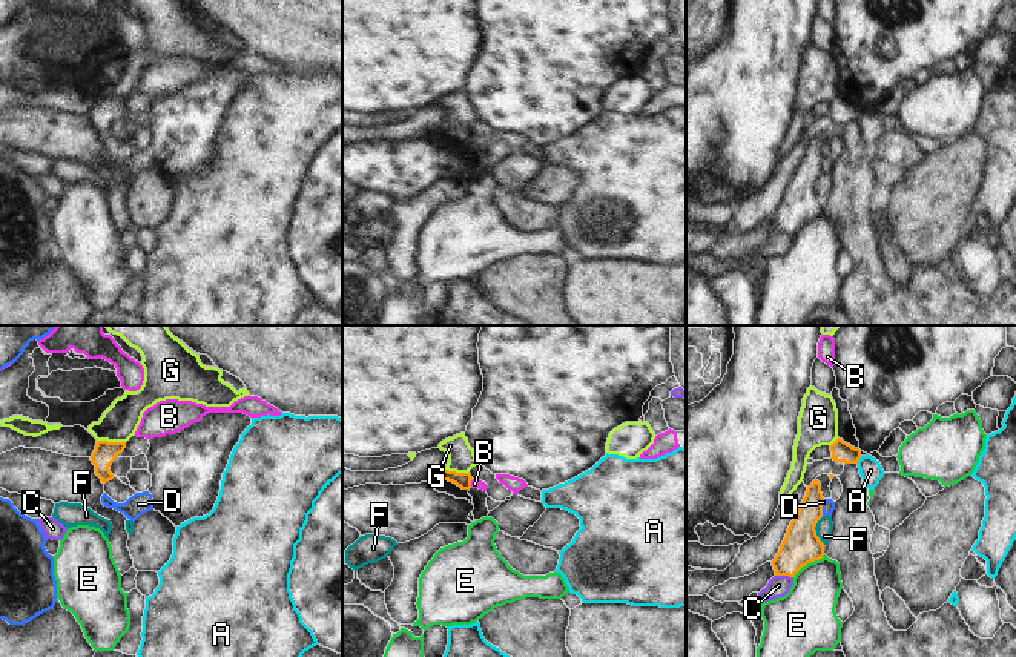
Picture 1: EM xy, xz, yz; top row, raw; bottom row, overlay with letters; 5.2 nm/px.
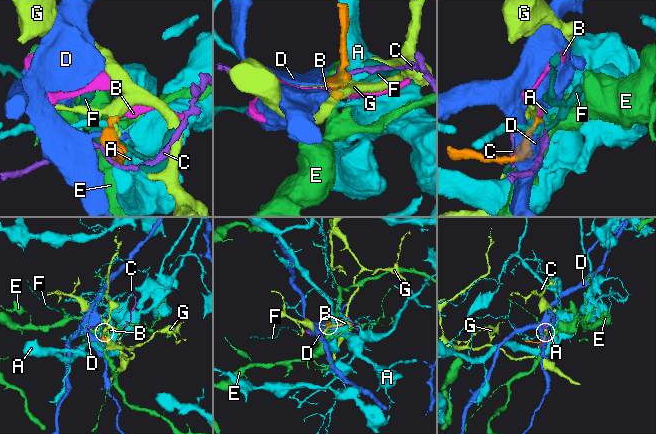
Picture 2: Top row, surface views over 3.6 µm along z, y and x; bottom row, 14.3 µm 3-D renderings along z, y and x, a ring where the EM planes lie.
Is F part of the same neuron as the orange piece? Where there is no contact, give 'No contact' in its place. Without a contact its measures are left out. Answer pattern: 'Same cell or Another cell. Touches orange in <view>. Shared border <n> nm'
Another cell. Touches orange in yz. Shared border 160 nm

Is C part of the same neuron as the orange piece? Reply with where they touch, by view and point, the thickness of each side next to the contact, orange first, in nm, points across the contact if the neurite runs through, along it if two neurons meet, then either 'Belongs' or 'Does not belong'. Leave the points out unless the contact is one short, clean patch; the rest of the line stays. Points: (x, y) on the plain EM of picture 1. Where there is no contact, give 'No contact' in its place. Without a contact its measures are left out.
Touches orange at yz (785, 231). Thickness 200 nm (orange) against 110 nm. Boundary: yz (775, 231), (792, 234). Does not belong

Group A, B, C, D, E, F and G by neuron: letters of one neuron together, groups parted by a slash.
A / B / C / D / E / F / G

